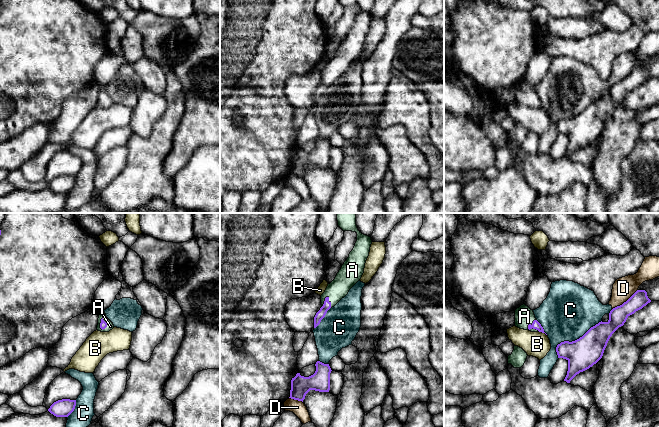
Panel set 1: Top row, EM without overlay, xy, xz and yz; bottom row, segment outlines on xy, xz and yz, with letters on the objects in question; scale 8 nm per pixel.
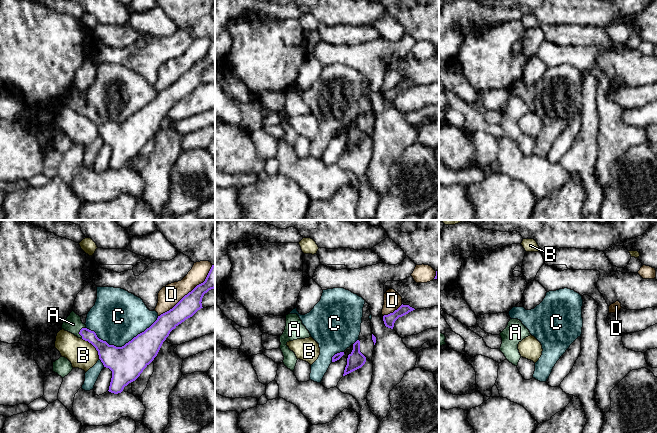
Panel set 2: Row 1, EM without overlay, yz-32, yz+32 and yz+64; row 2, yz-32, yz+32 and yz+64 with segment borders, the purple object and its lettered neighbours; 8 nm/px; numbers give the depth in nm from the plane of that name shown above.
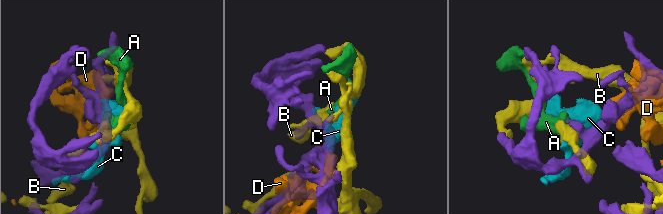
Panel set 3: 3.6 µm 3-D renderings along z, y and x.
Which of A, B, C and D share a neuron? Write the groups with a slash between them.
A / B / C D

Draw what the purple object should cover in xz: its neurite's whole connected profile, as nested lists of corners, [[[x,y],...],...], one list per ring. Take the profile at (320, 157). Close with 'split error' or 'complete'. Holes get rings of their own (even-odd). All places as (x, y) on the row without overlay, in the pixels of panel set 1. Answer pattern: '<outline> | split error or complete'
[[[317,137],[315,142],[316,147],[313,151],[304,153],[301,152],[300,149],[297,149],[296,152],[292,154],[289,174],[303,178],[306,170],[310,166],[329,168],[330,149],[332,147],[329,140]]] | complete

